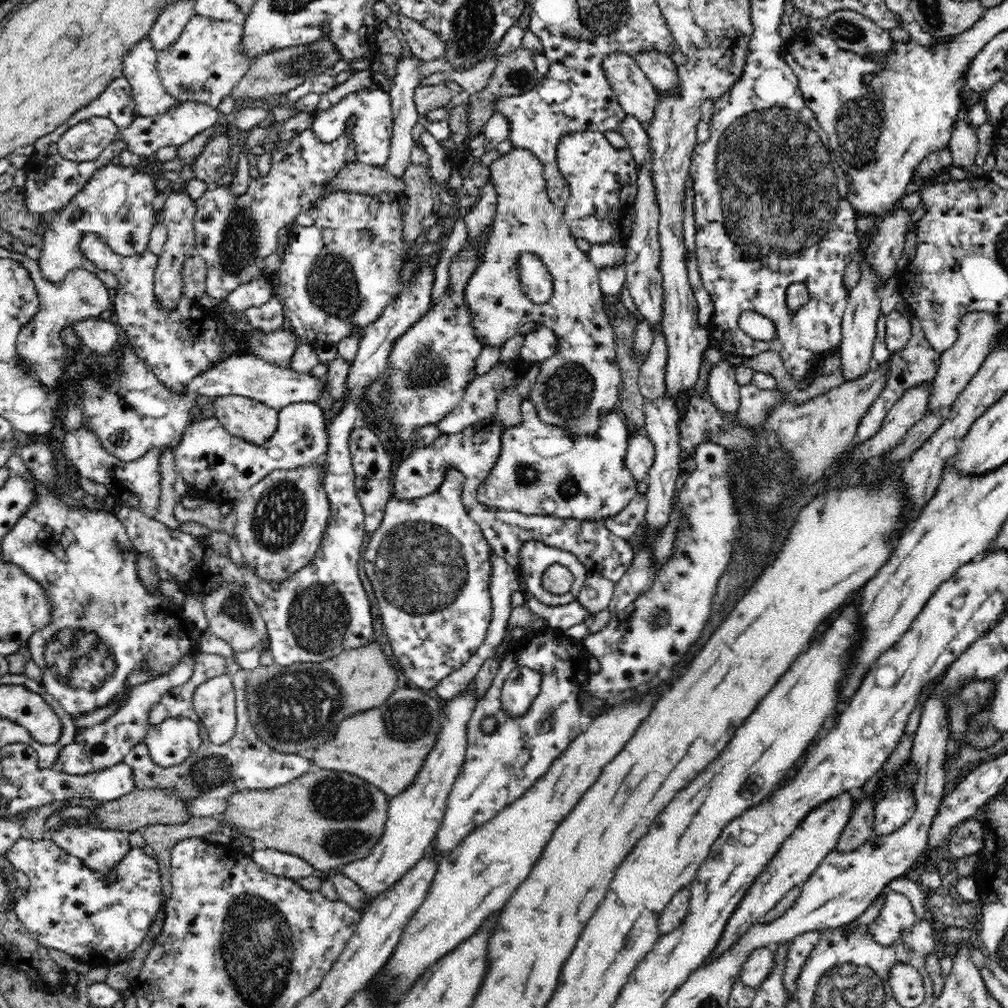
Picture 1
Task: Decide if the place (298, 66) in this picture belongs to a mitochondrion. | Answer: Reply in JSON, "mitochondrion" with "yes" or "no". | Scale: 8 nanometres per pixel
{"mitochondrion":"yes"}

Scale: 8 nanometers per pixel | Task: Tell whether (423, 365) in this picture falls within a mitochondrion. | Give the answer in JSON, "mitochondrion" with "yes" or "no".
{"mitochondrion":"yes"}

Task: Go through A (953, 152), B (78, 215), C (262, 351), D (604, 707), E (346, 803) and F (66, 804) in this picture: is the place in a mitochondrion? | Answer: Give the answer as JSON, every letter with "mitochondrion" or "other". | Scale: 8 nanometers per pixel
{"A":"other","B":"other","C":"other","D":"other","E":"mitochondrion","F":"other"}

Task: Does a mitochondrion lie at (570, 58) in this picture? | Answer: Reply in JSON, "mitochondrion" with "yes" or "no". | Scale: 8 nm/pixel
{"mitochondrion":"no"}

